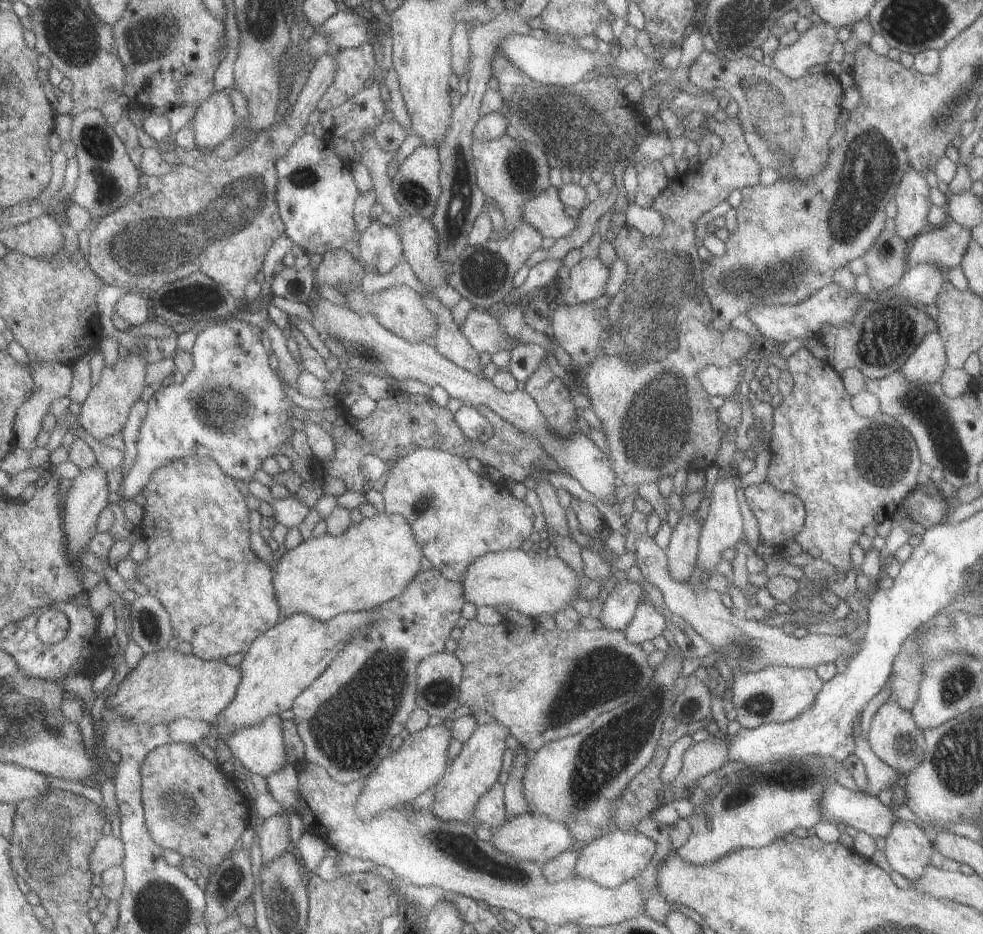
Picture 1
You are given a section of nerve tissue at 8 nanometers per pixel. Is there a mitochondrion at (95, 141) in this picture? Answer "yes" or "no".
yes

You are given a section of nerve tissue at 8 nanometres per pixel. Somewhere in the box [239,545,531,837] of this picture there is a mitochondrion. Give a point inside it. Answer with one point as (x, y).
(352, 727)

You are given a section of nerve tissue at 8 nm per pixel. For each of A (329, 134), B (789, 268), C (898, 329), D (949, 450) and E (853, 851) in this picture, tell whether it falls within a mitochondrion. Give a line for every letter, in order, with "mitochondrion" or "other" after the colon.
A: other
B: mitochondrion
C: mitochondrion
D: mitochondrion
E: other

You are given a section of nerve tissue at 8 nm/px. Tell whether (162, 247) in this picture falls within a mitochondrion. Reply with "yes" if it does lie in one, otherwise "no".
yes

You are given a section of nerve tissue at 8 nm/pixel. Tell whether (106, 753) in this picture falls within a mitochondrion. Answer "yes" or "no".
no

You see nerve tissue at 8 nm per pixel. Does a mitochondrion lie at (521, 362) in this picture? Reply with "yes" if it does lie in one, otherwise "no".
no

